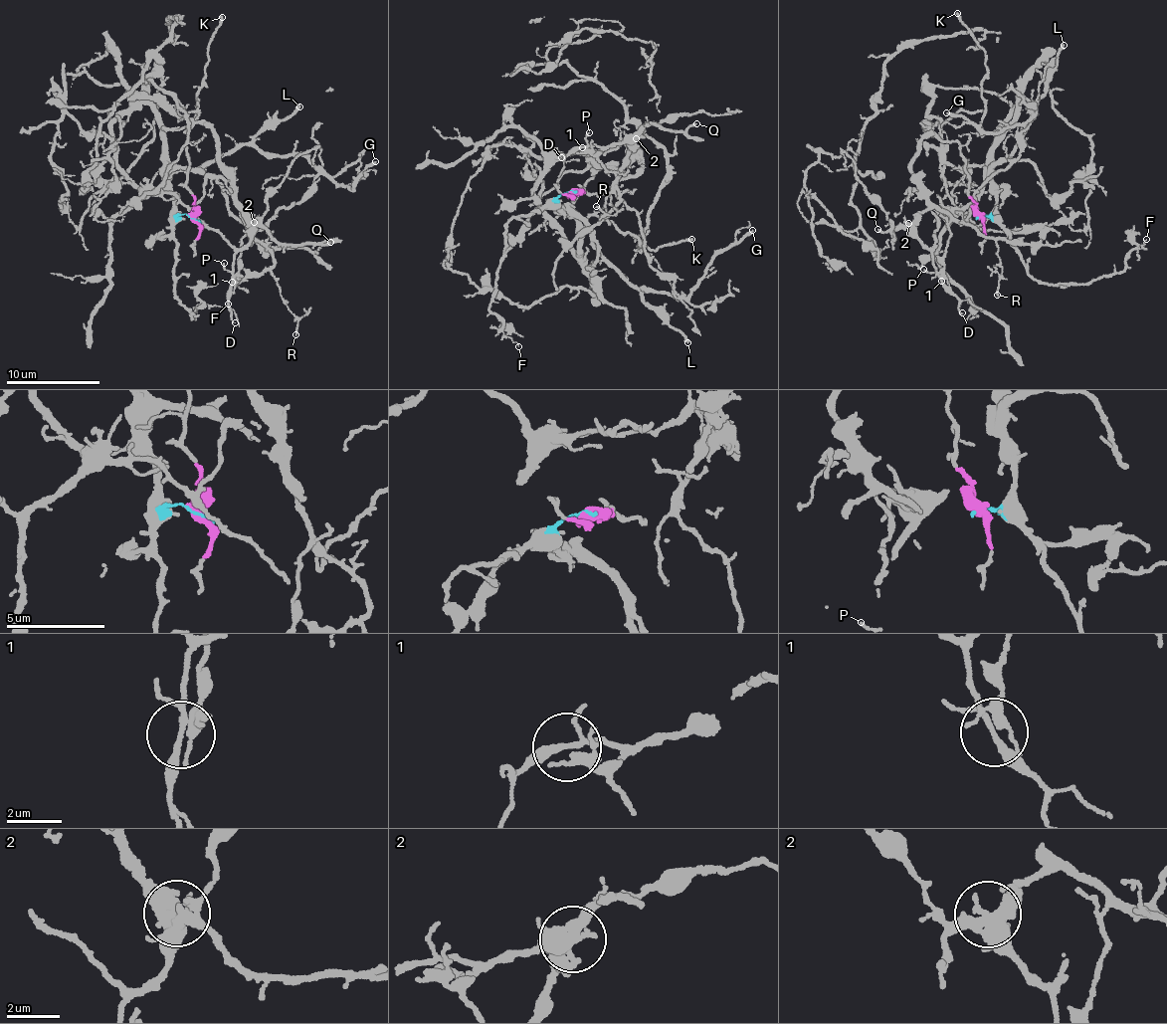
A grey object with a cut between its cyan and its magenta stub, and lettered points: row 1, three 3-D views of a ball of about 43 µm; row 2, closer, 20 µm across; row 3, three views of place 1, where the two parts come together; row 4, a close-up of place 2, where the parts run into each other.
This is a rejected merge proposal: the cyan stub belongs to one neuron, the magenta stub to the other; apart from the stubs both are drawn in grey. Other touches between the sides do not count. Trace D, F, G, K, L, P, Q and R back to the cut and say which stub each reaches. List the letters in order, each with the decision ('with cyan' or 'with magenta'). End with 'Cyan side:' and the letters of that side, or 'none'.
D: with cyan
F: with cyan
G: with cyan
K: with cyan
L: with cyan
P: with cyan
Q: with magenta
R: with magenta
Cyan side: D, F, G, K, L, P

